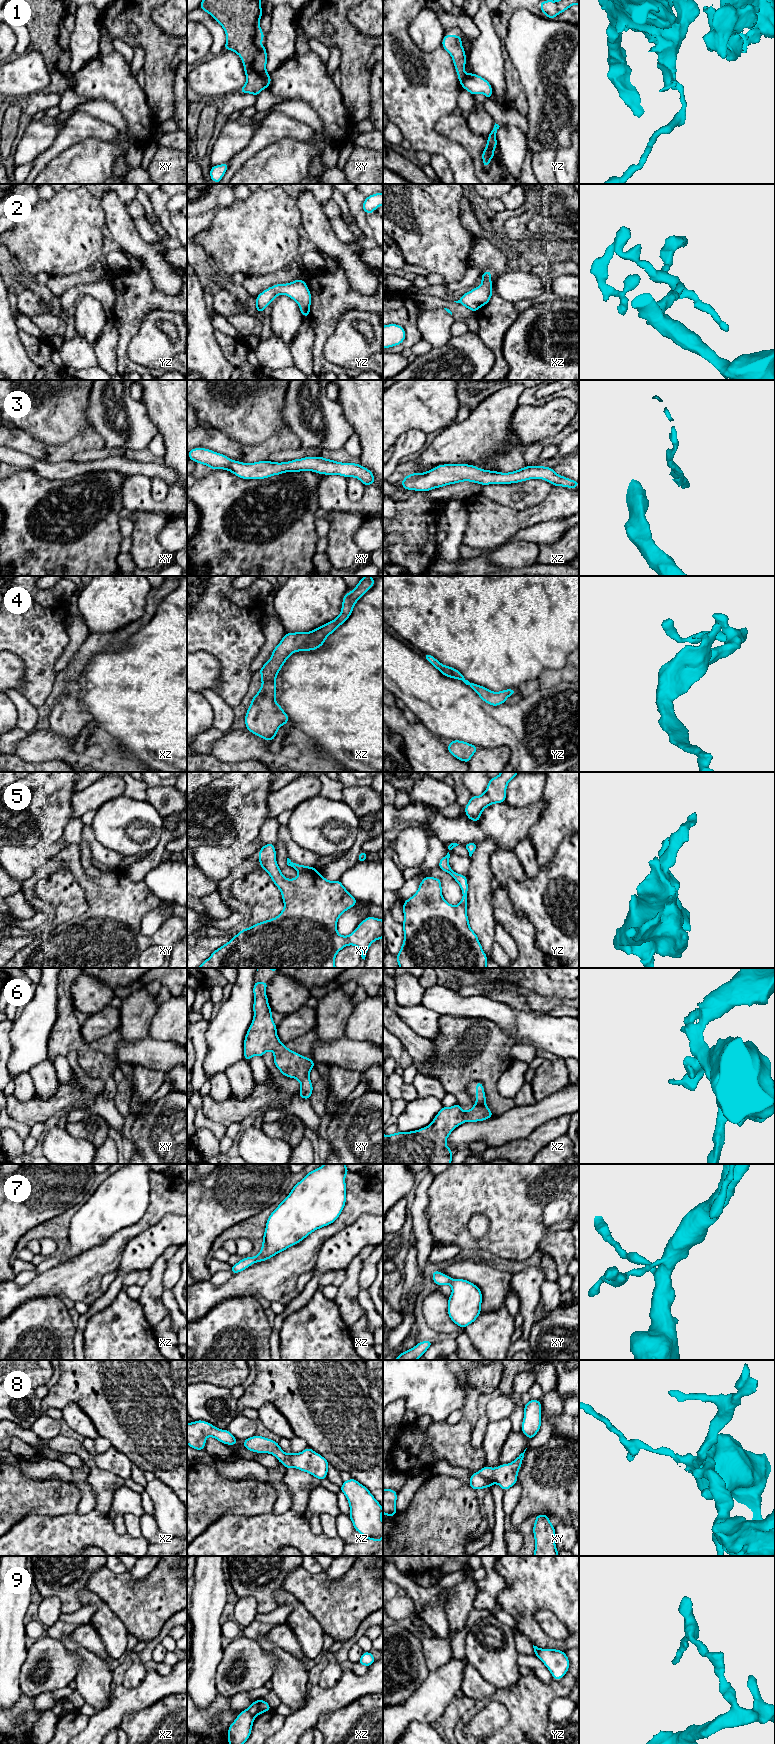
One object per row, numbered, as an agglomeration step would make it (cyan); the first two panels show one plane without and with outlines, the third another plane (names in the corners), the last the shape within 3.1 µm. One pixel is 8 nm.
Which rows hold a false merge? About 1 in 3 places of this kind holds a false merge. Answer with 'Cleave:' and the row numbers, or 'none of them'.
Cleave: 1, 8, 9

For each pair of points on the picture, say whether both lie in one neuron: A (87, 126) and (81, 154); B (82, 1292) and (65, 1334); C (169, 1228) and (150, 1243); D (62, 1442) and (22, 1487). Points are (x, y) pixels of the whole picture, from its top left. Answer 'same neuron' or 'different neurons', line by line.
A: different neurons
B: different neurons
C: same neuron
D: different neurons

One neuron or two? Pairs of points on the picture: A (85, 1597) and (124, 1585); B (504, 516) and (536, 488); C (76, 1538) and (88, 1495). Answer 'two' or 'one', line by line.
A: two
B: two
C: two

